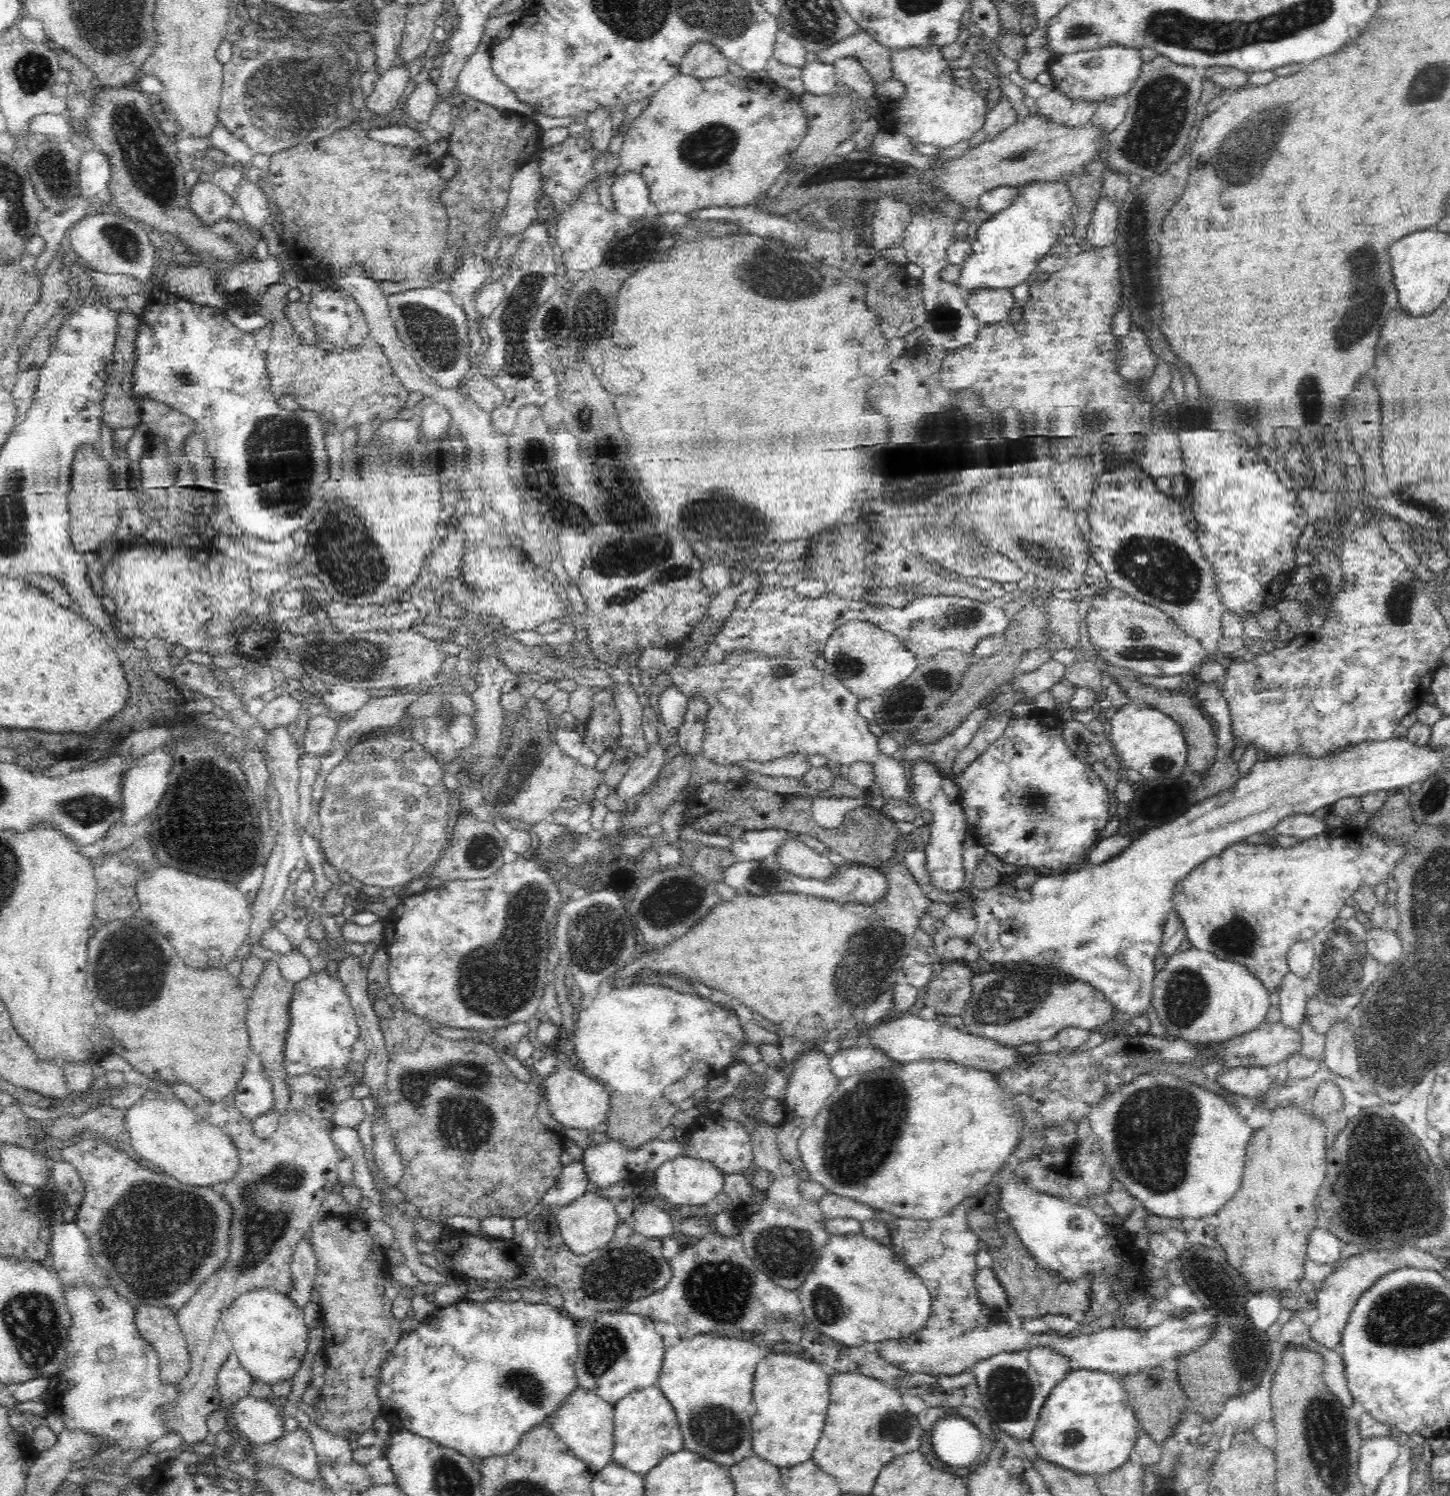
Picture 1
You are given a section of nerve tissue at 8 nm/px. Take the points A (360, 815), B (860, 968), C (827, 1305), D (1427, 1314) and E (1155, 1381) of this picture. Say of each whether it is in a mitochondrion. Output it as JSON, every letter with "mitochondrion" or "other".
{"A":"mitochondrion","B":"mitochondrion","C":"mitochondrion","D":"mitochondrion","E":"other"}

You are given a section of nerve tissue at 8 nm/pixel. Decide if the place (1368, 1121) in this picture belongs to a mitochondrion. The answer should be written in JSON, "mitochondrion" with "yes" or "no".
{"mitochondrion":"no"}

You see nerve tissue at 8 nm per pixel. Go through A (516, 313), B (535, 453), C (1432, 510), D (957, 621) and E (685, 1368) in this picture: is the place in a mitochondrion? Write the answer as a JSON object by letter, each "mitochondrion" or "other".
{"A":"mitochondrion","B":"mitochondrion","C":"other","D":"mitochondrion","E":"other"}

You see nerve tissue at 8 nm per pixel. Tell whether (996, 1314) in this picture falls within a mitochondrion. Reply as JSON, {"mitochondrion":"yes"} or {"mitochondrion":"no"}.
{"mitochondrion":"no"}

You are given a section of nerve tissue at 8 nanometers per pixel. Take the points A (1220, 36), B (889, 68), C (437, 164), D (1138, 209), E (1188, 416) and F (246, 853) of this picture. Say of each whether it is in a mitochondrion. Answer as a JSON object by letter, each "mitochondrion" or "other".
{"A":"mitochondrion","B":"other","C":"other","D":"mitochondrion","E":"other","F":"other"}

